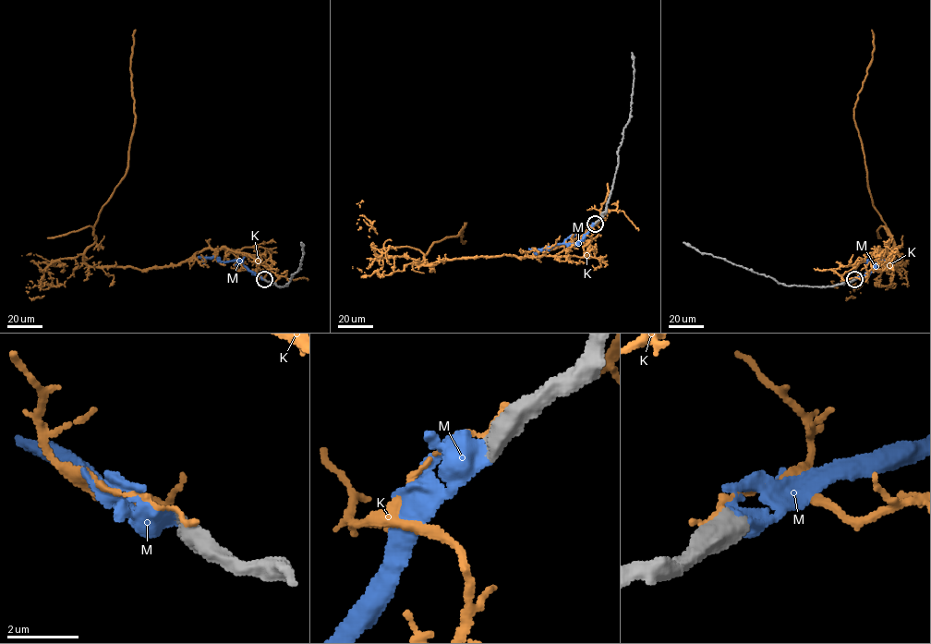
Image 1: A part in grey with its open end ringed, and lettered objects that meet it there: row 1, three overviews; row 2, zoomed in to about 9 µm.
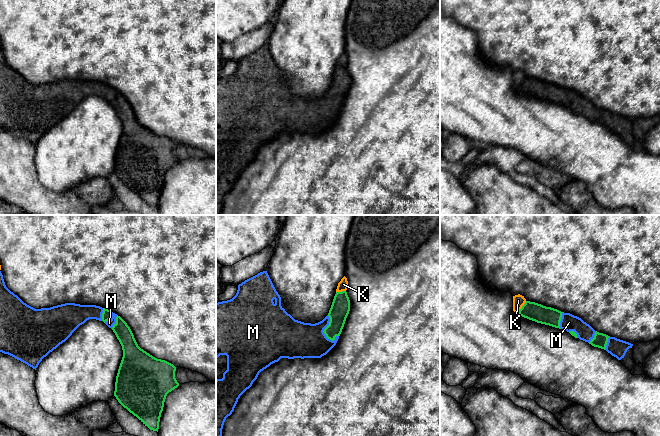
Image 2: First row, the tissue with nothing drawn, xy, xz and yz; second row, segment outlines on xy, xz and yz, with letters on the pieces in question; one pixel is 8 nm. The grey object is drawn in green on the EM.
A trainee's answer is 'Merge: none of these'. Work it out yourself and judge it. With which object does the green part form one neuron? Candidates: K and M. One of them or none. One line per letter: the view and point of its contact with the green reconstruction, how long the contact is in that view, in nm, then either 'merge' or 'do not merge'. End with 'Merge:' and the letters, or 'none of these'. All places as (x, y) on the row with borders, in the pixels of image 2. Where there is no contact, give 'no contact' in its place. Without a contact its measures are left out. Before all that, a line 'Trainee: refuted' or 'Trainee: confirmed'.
Trainee: refuted
K: contact yz (522, 306); length 120 nm; do not merge
M: contact xz (324, 329); length 220 nm; merge
Merge: M

